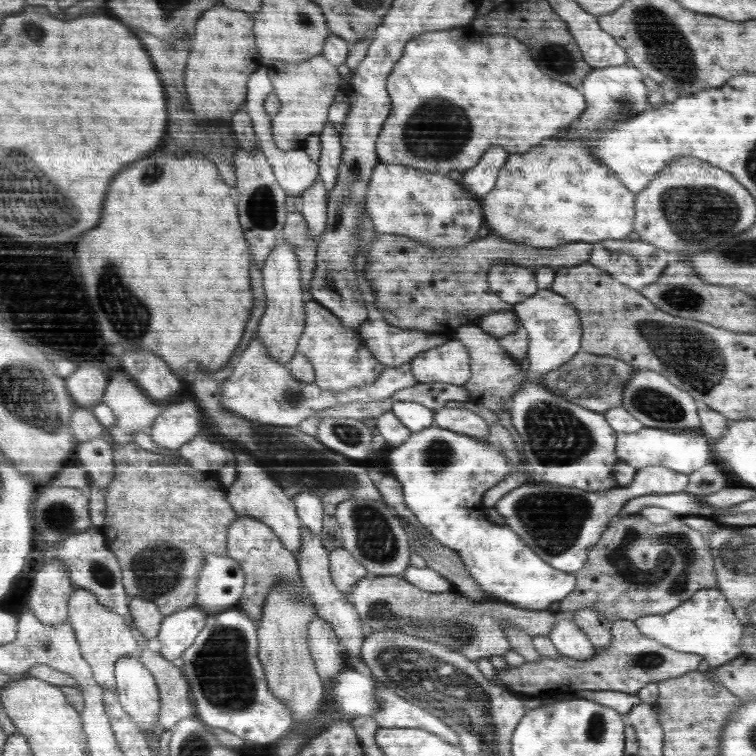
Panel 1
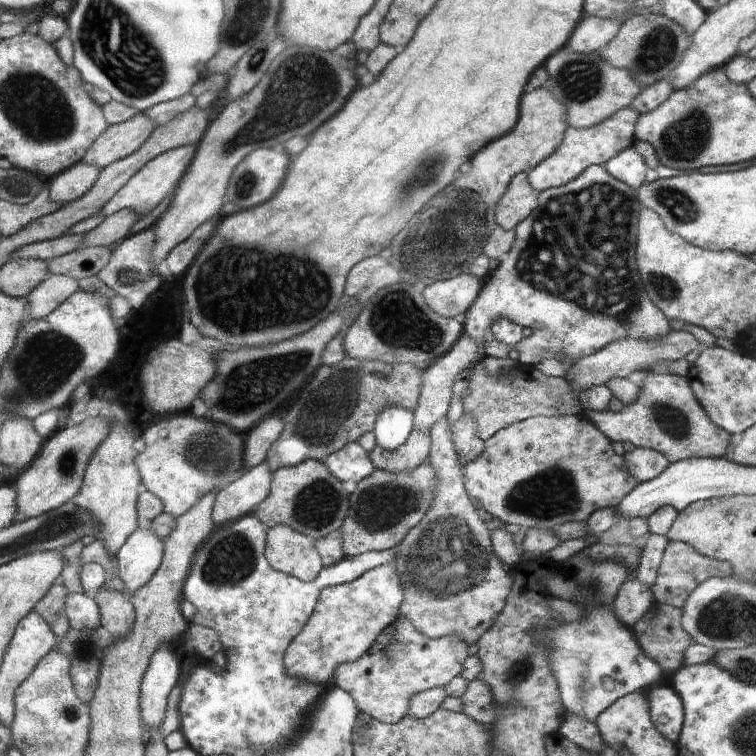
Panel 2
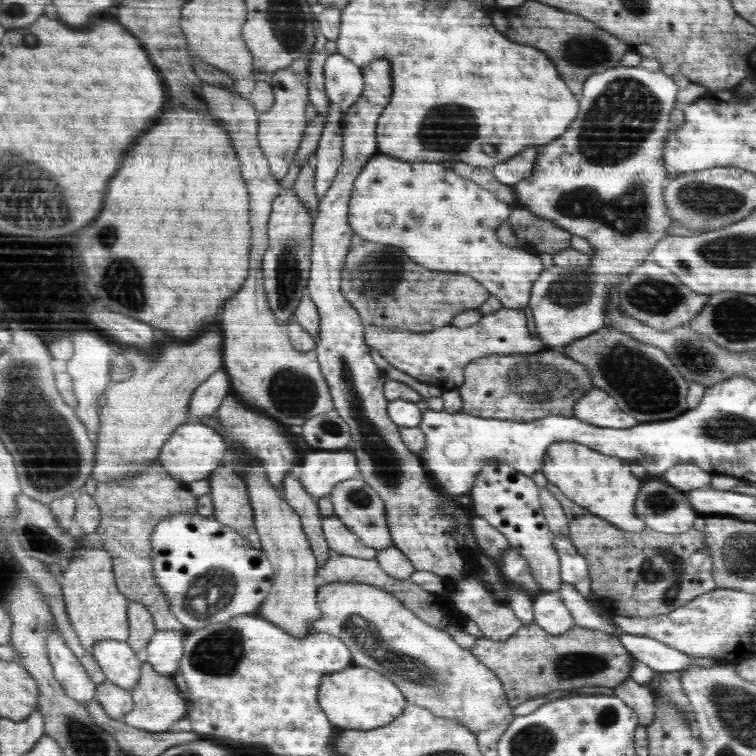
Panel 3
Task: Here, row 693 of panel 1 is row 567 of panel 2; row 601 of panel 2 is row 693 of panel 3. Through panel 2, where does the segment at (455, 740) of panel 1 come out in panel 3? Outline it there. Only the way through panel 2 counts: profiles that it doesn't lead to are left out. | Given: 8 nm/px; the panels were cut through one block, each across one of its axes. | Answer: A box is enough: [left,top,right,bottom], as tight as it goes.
[318,664,407,731]

